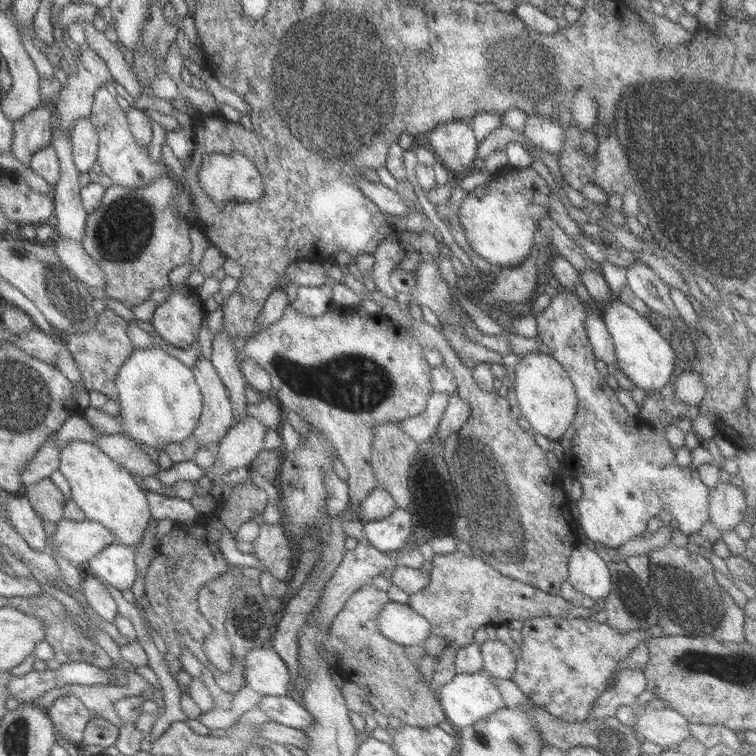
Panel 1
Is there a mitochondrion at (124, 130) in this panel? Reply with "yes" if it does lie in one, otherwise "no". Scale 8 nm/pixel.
no

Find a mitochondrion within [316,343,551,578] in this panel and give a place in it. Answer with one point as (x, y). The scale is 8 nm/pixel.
(487, 506)

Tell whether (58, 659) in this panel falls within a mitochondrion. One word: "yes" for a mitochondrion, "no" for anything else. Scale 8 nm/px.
no

